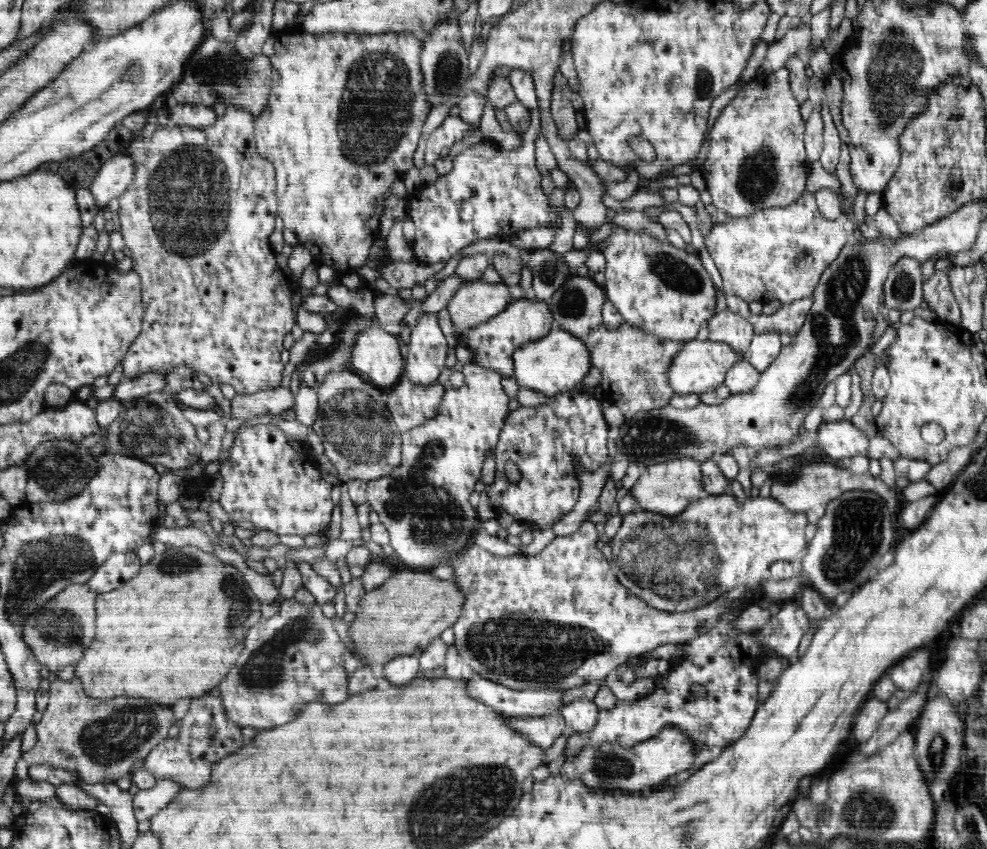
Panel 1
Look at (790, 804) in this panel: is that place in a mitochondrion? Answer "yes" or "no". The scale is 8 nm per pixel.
no

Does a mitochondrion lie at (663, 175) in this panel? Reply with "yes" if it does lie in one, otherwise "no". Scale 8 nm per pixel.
no

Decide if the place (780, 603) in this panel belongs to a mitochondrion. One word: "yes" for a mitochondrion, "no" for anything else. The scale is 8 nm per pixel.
no

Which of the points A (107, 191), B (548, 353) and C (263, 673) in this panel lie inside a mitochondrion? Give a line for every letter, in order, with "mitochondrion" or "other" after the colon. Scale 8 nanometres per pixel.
A: other
B: other
C: mitochondrion

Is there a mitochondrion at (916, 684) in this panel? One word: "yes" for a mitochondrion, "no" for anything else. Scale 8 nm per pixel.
no

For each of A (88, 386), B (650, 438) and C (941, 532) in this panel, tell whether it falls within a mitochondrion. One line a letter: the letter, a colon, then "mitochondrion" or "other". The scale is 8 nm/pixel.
A: other
B: mitochondrion
C: other

